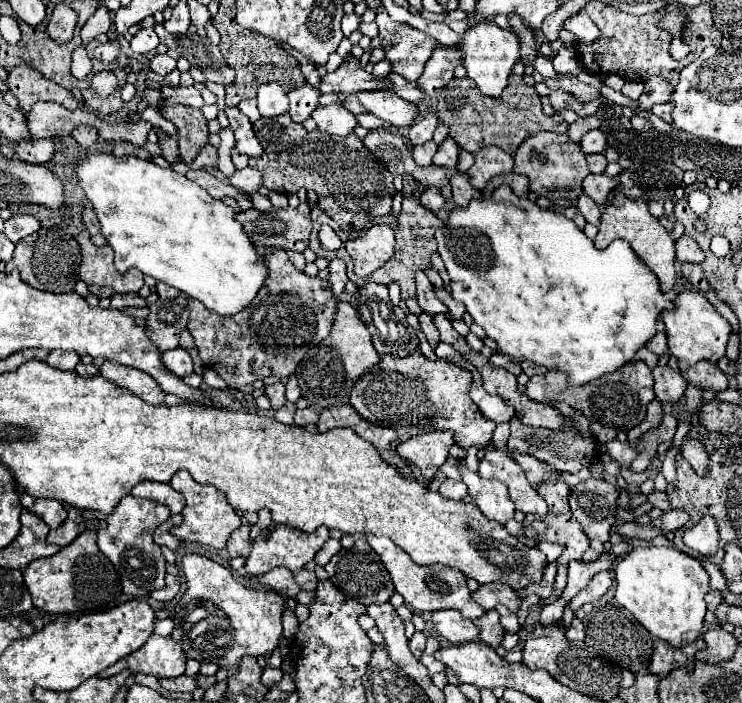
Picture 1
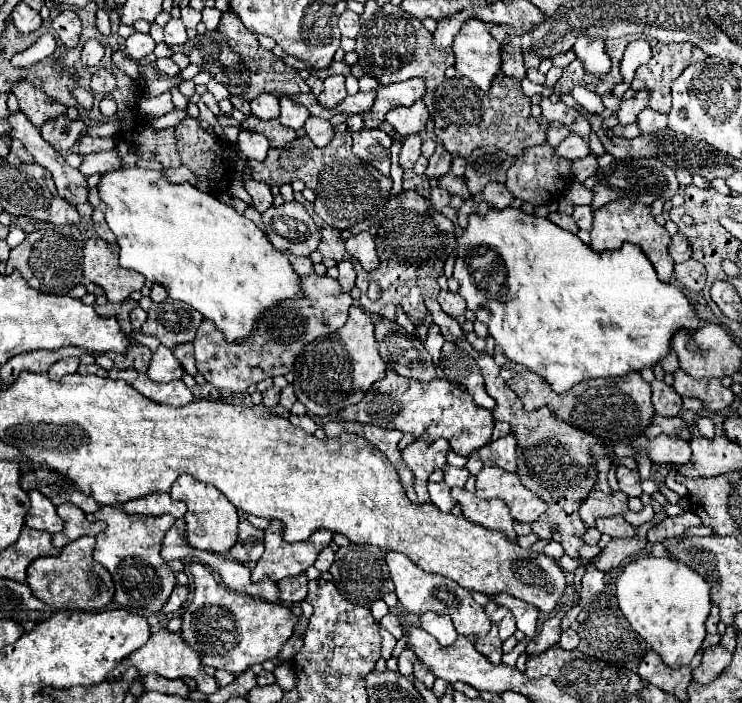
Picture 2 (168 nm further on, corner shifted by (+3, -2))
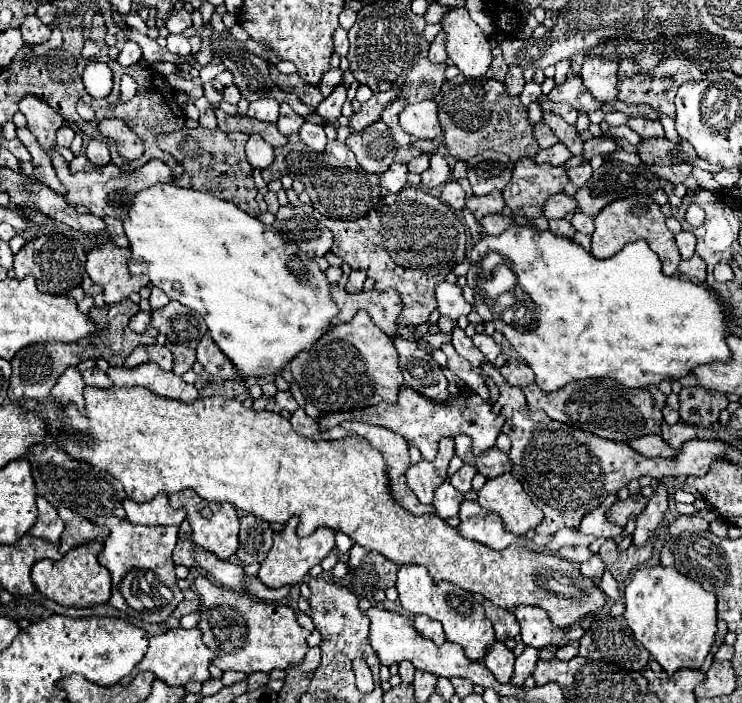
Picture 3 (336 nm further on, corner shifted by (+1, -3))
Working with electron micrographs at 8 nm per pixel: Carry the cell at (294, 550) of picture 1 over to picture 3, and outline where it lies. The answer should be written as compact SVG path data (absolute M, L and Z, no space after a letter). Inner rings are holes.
M292 517L284 525L282 531L274 533L274 545L272 545L270 553L266 555L266 559L262 561L262 567L260 567L258 575L256 575L266 587L282 587L282 585L296 585L296 583L300 583L306 577L306 573L314 565L320 565L322 559L336 547L336 543L334 543L334 531L332 529L320 527L310 537L298 539L298 535L296 535L296 523L298 523L298 519Z

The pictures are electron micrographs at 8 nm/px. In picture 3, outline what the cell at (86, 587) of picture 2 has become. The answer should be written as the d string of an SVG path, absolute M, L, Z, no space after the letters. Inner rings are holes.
M100 541L82 543L68 551L60 561L38 561L32 567L32 581L36 589L46 595L50 601L62 607L94 607L108 603L110 599L110 573L102 567L96 555L102 551Z

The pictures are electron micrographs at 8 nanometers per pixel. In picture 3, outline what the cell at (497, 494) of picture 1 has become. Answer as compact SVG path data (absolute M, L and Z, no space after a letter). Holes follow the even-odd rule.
M462 501L460 505L460 525L458 531L462 537L484 543L496 551L506 549L510 545L516 547L528 547L524 537L512 535L510 531L504 529L504 521L500 515L486 511L480 507L478 501Z

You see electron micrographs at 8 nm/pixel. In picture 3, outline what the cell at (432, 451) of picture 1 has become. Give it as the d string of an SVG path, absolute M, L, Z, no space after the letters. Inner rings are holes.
M440 439L438 455L434 461L422 459L416 465L410 465L406 471L406 481L408 487L416 493L420 503L432 503L434 499L434 489L446 479L446 469L448 463L454 455L454 439Z

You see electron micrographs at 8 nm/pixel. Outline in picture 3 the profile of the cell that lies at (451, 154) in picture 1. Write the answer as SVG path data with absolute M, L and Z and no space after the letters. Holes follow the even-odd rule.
M442 153L430 155L430 167L422 173L422 185L426 189L436 189L450 179L450 167Z

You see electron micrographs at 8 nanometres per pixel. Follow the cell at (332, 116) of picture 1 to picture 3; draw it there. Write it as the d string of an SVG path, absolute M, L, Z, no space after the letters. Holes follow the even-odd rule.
M306 121L302 127L300 127L300 139L312 147L314 151L324 151L324 145L326 145L326 133L324 133L324 127L322 125L314 125L310 121Z

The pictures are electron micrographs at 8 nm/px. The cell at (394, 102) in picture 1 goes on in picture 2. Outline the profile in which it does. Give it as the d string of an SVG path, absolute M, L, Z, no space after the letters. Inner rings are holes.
M422 100L414 102L408 108L398 106L386 114L386 122L390 122L396 128L396 132L402 136L420 134L426 128L428 118L430 118L430 114L428 114L428 108Z

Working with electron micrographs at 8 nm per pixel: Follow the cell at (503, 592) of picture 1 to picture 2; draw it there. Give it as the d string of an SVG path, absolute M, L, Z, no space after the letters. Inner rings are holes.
M498 594L492 598L496 604L500 606L506 606L512 610L512 614L516 616L516 624L518 624L518 630L524 632L528 638L534 638L536 636L536 624L538 624L538 608L536 606L530 606L528 602L522 602L510 594Z

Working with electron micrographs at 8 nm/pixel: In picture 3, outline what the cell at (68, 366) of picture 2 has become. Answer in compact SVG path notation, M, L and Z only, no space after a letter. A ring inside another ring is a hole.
M68 367L68 371L64 371L64 375L60 375L58 383L52 387L52 397L62 405L76 403L76 407L82 409L84 407L82 389L84 389L84 381L78 367Z

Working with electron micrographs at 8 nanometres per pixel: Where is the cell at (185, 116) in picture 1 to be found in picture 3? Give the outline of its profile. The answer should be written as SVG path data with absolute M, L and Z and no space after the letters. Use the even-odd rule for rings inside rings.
M180 129L174 133L158 135L158 145L162 151L168 151L184 167L184 175L174 179L174 185L192 187L196 191L212 193L218 199L232 201L236 207L246 211L252 217L258 217L261 211L256 205L256 185L252 181L252 165L246 159L244 145L248 141L246 133L224 133L220 129Z

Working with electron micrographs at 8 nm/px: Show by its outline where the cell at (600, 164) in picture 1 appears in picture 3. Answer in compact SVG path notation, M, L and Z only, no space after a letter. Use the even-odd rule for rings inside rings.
M582 163L578 167L570 167L568 169L568 177L576 187L582 187L590 177L592 177L592 165L590 163Z

